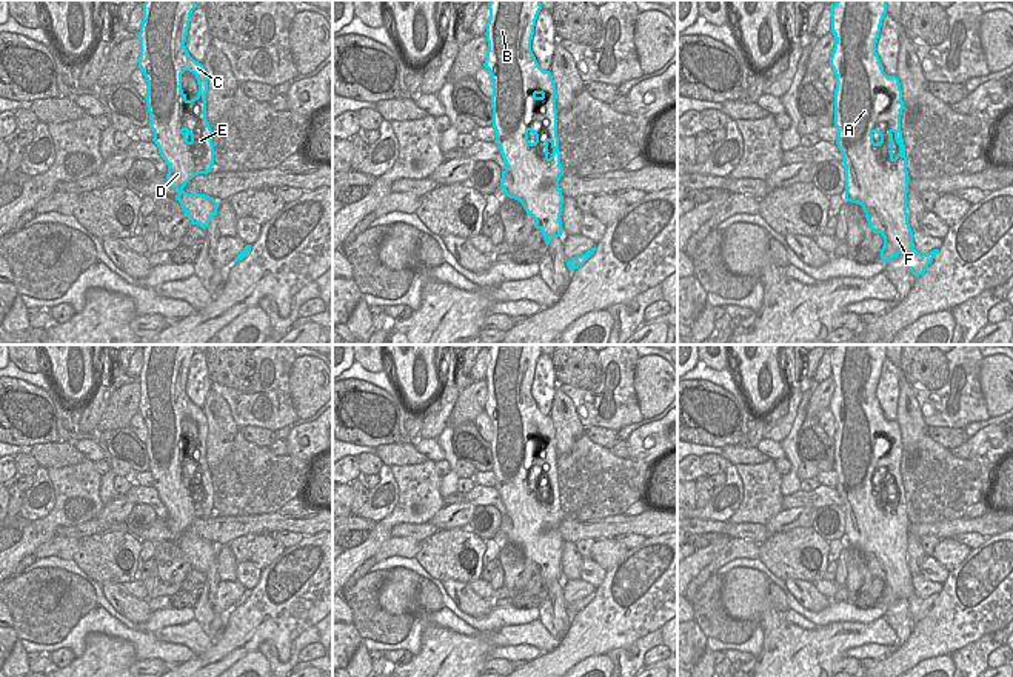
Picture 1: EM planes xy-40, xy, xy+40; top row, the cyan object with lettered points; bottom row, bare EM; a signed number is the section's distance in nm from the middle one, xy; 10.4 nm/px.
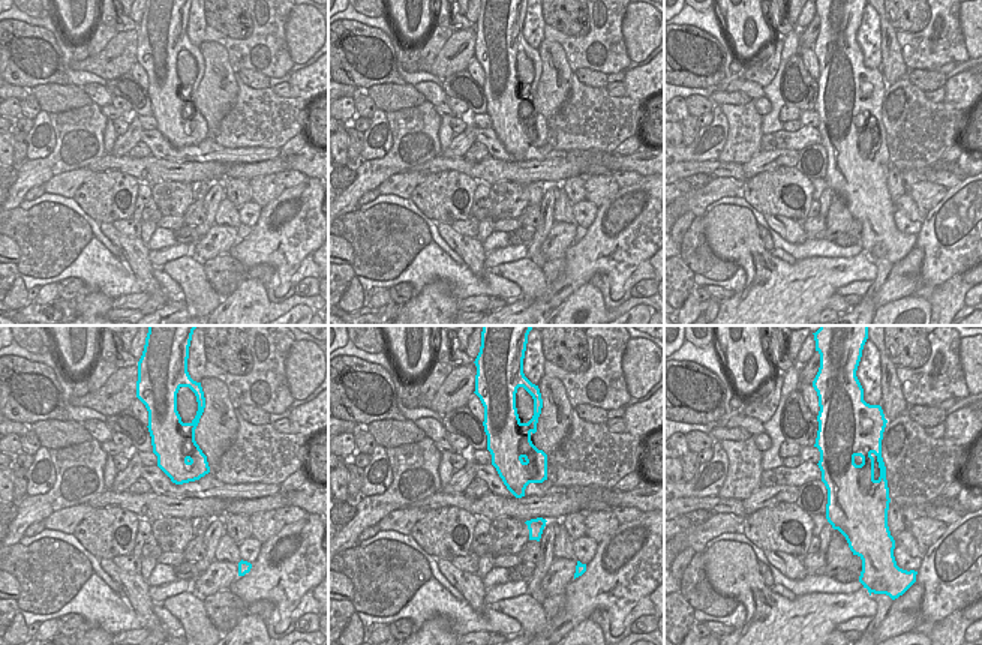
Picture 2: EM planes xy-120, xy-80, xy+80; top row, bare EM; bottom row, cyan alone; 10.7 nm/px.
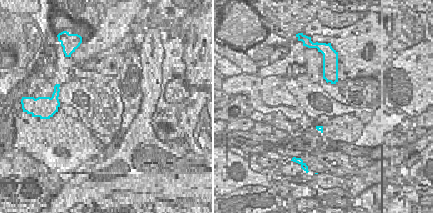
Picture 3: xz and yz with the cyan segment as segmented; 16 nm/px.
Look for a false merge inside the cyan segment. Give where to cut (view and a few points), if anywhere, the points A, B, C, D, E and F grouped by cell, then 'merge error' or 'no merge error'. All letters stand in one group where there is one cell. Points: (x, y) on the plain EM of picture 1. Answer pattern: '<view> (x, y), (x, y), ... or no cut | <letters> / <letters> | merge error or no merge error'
no cut | A B C D E F | no merge error

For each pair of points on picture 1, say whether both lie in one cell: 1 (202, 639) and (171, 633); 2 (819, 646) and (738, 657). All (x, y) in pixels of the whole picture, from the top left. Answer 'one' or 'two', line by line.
1: one
2: two

